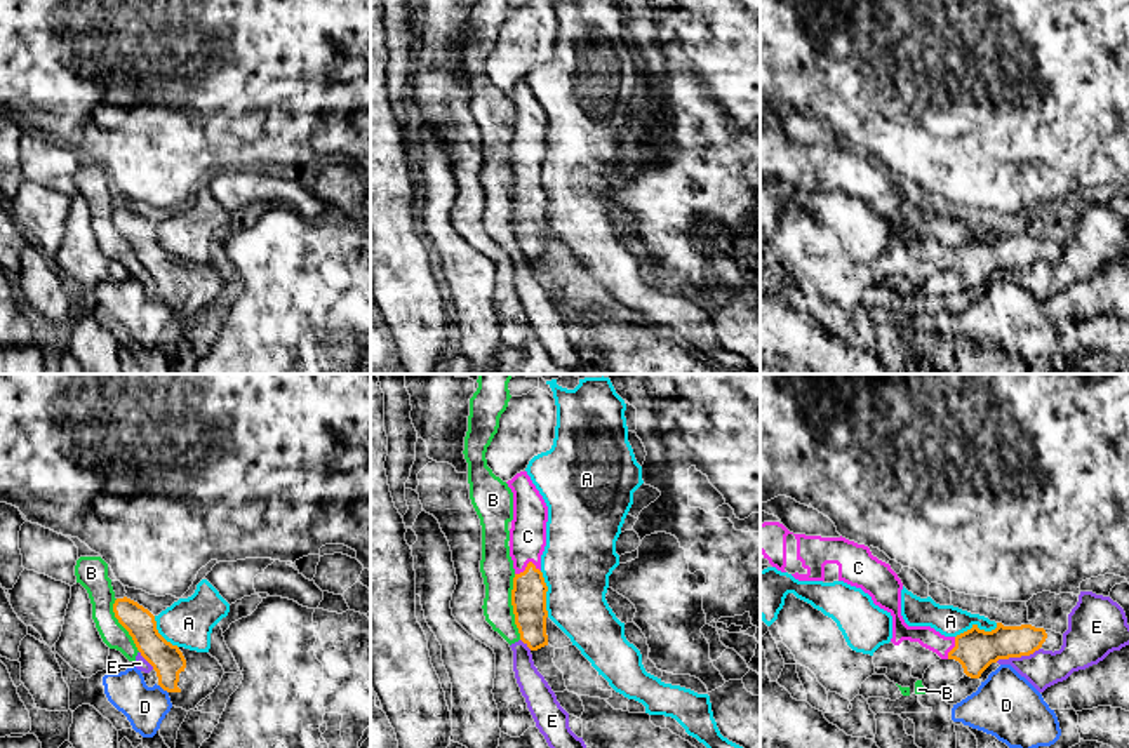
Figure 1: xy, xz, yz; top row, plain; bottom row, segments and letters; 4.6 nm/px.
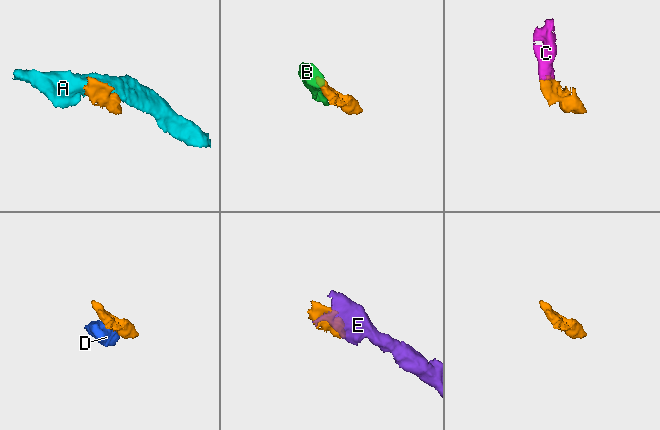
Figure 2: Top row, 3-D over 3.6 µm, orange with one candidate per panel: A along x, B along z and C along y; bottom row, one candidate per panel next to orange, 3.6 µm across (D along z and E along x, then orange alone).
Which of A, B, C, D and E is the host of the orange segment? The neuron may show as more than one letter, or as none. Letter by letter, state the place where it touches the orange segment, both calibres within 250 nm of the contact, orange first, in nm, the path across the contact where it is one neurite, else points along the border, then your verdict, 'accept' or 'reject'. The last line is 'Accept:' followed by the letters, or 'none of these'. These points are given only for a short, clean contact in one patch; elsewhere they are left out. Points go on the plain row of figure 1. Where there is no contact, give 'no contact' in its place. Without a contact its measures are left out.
A: yz (976, 237) | 190/140 nm | reject
B: xz (514, 218) | 160/160 nm | along xz (514, 185), (512, 223), (521, 249) | reject
C: xz (527, 176) | 160/180 nm | across xz (529, 200), (527, 176), (527, 146) | accept
D: xy (164, 300) | 150/190 nm | along xy (159, 294), (167, 303) | reject
E: yz (1016, 267) | 190/170 nm | reject
Accept: C

